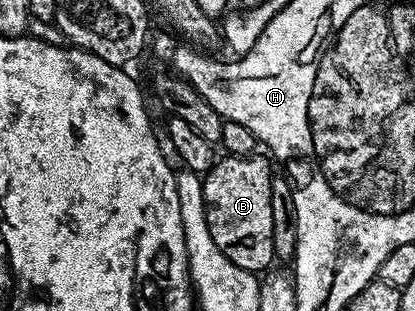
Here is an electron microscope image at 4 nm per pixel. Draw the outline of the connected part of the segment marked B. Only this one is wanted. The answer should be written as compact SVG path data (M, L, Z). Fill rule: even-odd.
M225 155L225 160L217 159L203 177L206 226L210 226L214 246L234 266L257 274L269 271L274 264L274 214L270 214L274 169L264 156Z

